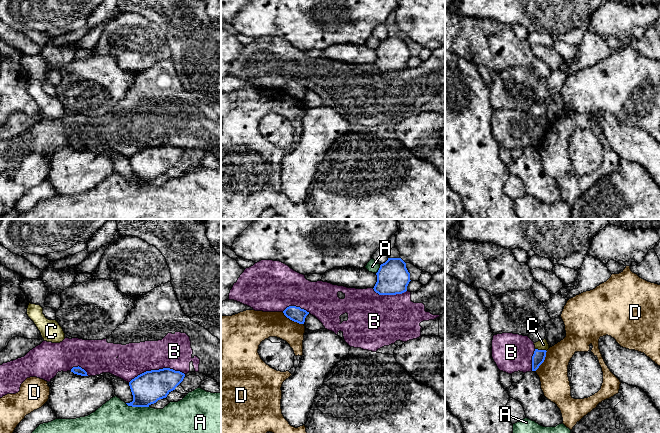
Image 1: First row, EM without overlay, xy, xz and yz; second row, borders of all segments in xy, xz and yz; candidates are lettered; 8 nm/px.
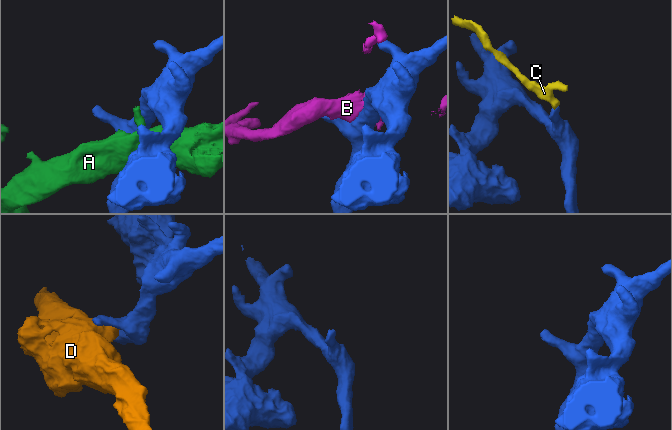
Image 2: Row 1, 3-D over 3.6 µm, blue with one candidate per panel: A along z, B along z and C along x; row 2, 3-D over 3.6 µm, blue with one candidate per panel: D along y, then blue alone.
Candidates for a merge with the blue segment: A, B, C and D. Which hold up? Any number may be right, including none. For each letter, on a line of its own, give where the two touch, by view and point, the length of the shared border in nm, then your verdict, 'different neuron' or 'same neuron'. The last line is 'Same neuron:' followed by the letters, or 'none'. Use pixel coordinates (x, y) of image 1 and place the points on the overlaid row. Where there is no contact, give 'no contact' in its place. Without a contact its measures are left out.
A: xy (137, 406) | 190 nm | different neuron
B: xy (156, 370) | 460 nm | different neuron
C: yz (541, 350) | 100 nm | different neuron
D: xz (293, 320) | 200 nm | different neuron
Same neuron: none

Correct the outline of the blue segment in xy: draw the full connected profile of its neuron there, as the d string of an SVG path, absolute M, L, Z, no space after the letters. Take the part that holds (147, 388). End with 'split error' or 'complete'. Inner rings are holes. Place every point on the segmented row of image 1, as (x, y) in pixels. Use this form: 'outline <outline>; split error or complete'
outline M170 368L146 371L129 382L133 401L126 404L132 407L149 407L158 400L166 398L183 381L184 377L184 373Z; complete

